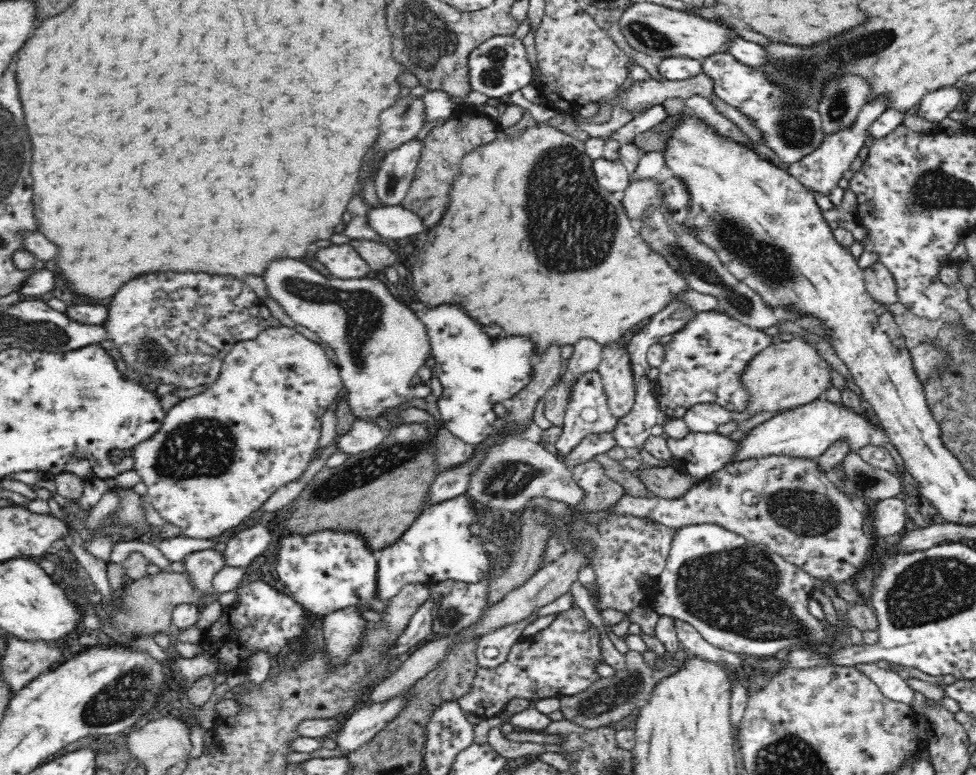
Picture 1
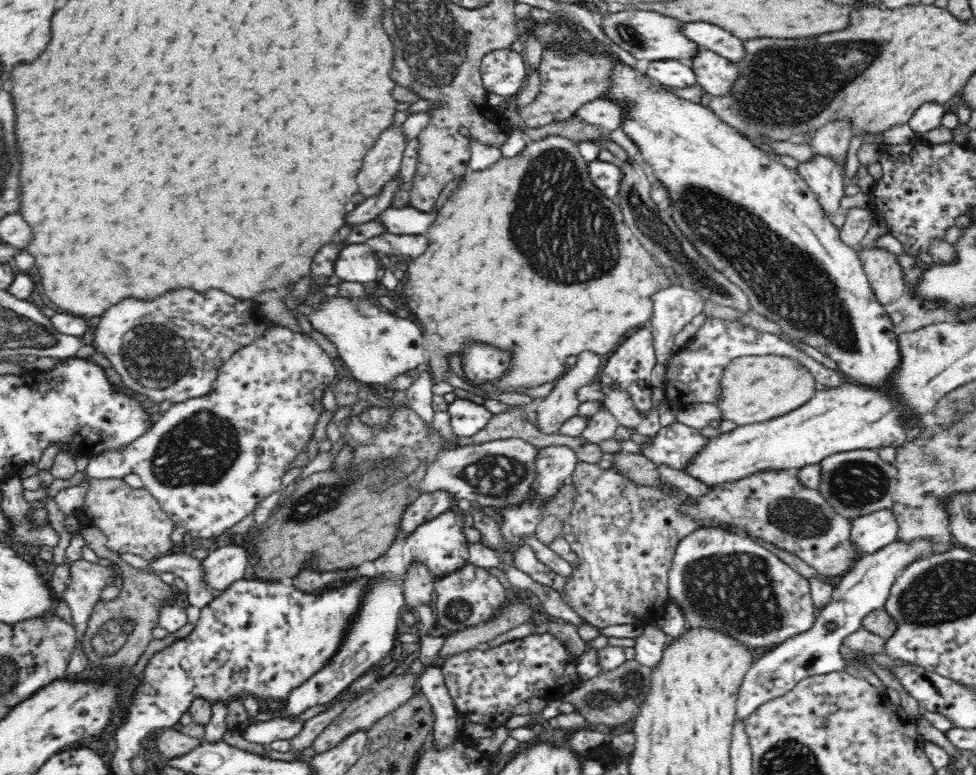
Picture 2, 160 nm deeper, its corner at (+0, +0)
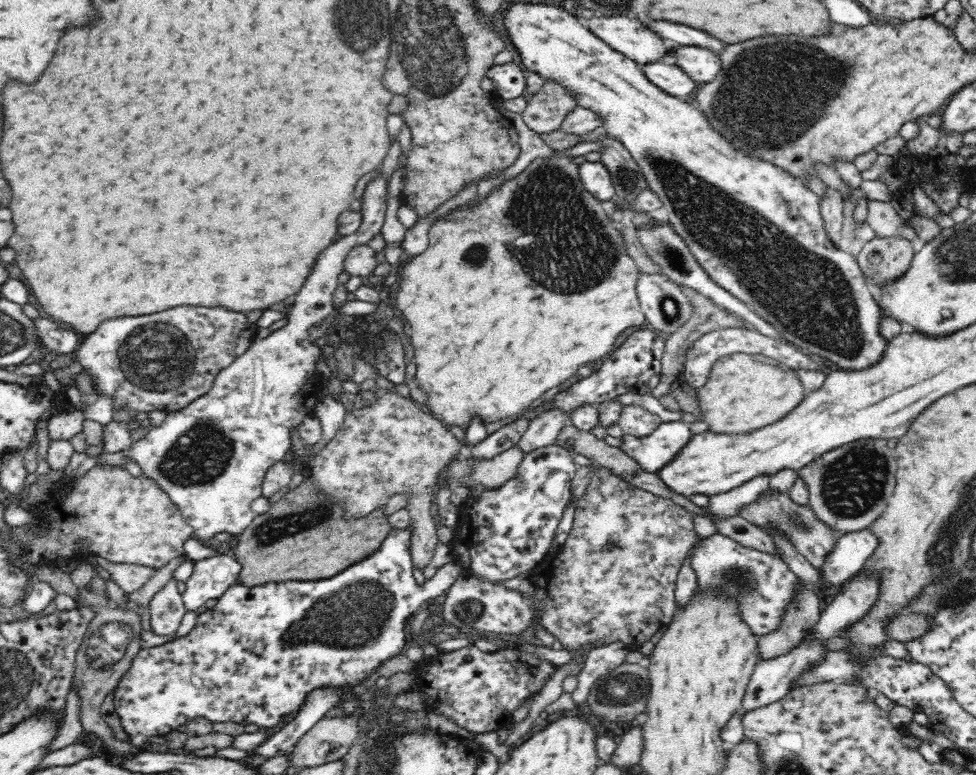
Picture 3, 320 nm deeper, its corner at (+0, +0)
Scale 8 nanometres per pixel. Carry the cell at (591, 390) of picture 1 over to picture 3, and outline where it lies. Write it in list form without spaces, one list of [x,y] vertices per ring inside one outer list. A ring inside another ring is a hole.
[[[556,444],[530,451],[518,464],[515,477],[512,476],[500,486],[485,488],[476,500],[472,502],[468,497],[459,506],[456,532],[449,546],[452,551],[450,562],[460,565],[461,576],[474,577],[483,583],[502,584],[519,574],[530,572],[546,558],[552,548],[562,514],[571,501],[571,480],[578,467],[572,457],[572,453]]]

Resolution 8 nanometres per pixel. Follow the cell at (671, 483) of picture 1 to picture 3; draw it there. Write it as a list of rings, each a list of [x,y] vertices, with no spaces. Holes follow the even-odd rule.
[[[570,422],[556,436],[556,445],[565,451],[582,454],[599,466],[609,468],[616,476],[636,474],[640,465],[620,447],[610,446],[588,430],[580,430]]]

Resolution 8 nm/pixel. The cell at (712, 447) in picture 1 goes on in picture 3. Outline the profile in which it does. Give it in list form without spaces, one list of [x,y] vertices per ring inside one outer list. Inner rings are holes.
[[[678,420],[661,423],[650,436],[638,438],[623,434],[618,447],[630,455],[643,471],[654,473],[668,464],[690,438],[690,424]]]

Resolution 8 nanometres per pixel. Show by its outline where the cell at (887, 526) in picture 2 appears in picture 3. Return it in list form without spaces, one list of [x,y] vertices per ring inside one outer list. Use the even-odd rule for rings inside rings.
[[[868,529],[838,537],[819,568],[822,580],[835,587],[842,585],[862,569],[876,550],[876,544],[876,535]]]

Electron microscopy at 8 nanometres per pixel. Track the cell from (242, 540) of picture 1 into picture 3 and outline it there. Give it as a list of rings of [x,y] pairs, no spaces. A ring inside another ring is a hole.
[[[221,554],[196,561],[191,577],[186,580],[186,589],[181,594],[187,612],[196,612],[207,600],[219,599],[228,587],[236,583],[240,563],[234,556]]]

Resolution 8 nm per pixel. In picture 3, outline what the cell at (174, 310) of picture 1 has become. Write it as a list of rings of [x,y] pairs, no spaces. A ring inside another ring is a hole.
[[[180,306],[152,316],[104,322],[88,338],[81,339],[76,358],[82,372],[91,377],[92,388],[98,397],[112,399],[112,411],[133,410],[137,414],[161,410],[168,414],[186,408],[193,400],[210,392],[215,376],[250,348],[258,329],[256,324],[248,322],[244,313],[228,311],[222,307]]]

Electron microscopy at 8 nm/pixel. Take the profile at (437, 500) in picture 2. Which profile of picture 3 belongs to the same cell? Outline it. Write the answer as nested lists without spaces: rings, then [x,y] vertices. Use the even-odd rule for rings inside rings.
[[[410,528],[406,530],[391,529],[384,542],[380,544],[370,556],[358,560],[345,568],[336,576],[328,577],[326,580],[317,581],[284,581],[279,583],[266,583],[257,587],[248,588],[240,583],[235,583],[220,596],[217,604],[212,609],[208,609],[204,614],[198,616],[196,624],[192,631],[182,638],[169,641],[162,646],[155,648],[141,649],[133,658],[130,668],[122,676],[117,688],[114,690],[113,704],[115,712],[120,717],[124,730],[128,732],[132,740],[132,746],[141,746],[146,740],[157,740],[162,736],[172,732],[178,726],[187,725],[196,717],[204,718],[210,723],[214,722],[236,722],[236,724],[256,724],[260,730],[276,731],[278,728],[288,724],[303,707],[307,696],[316,689],[325,689],[328,687],[336,688],[340,691],[340,700],[342,704],[348,698],[350,689],[359,686],[367,677],[370,677],[384,662],[397,654],[404,653],[407,649],[406,626],[407,621],[413,618],[427,605],[428,600],[440,596],[442,592],[450,589],[461,576],[460,565],[449,562],[439,571],[436,584],[422,585],[418,584],[412,574],[413,561],[411,560],[411,540]]]

